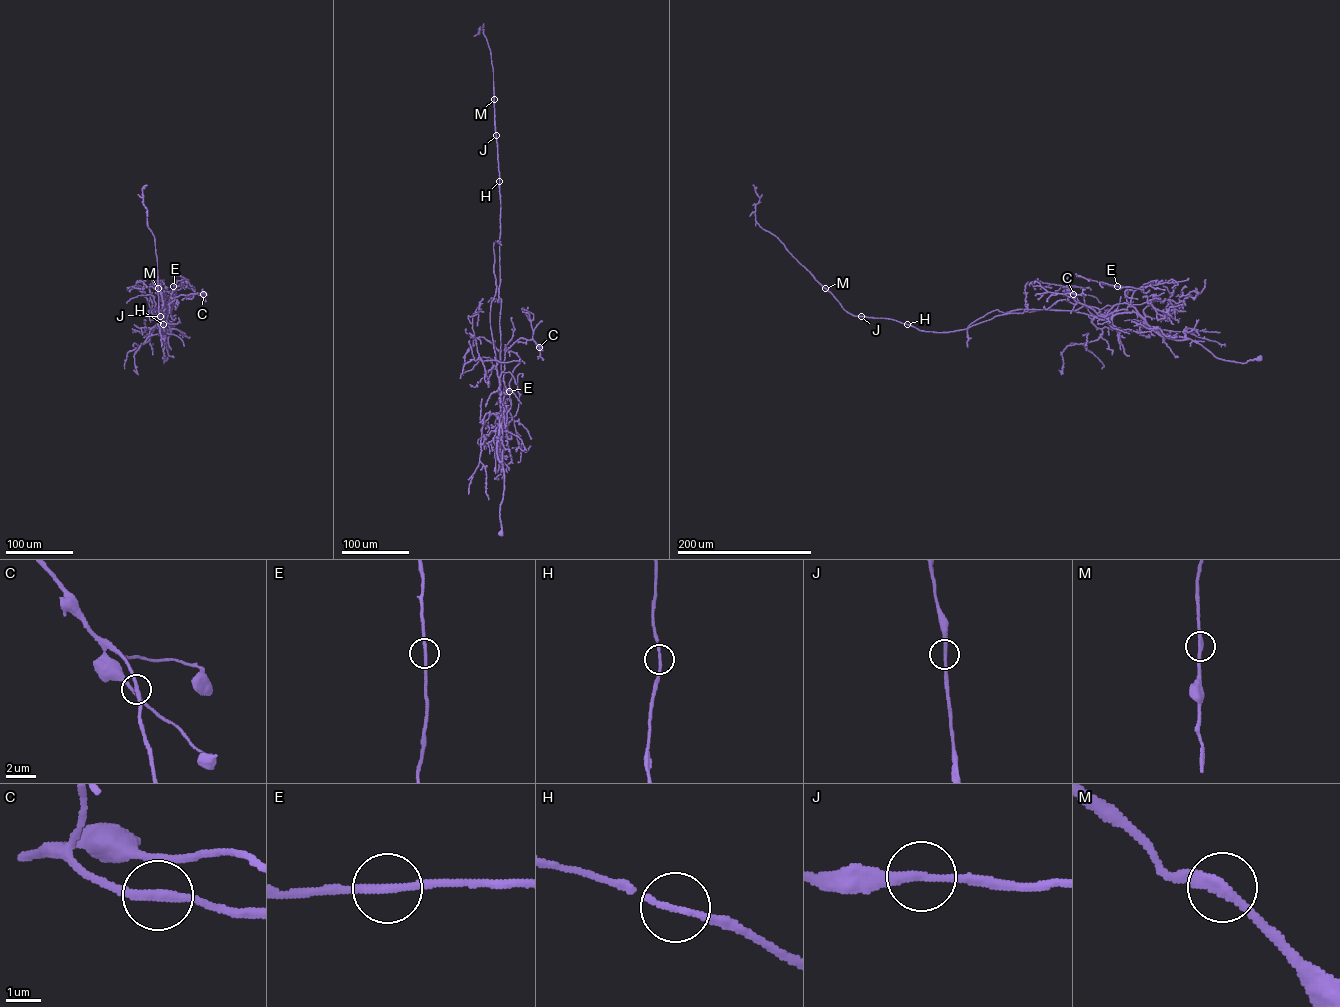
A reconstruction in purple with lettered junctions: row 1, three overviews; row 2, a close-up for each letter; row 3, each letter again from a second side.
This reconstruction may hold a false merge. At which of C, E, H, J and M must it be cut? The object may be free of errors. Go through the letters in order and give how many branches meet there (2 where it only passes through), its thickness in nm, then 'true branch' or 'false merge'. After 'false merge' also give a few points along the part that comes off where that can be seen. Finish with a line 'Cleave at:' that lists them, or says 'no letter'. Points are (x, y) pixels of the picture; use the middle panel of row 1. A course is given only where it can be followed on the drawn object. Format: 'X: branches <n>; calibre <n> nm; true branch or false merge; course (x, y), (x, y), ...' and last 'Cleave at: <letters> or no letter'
C: branches 2; calibre 280 nm; true branch
E: branches 2; calibre 200 nm; true branch
H: branches 2; calibre 160 nm; true branch
J: branches 2; calibre 240 nm; true branch
M: branches 2; calibre 280 nm; true branch
Cleave at: no letter

